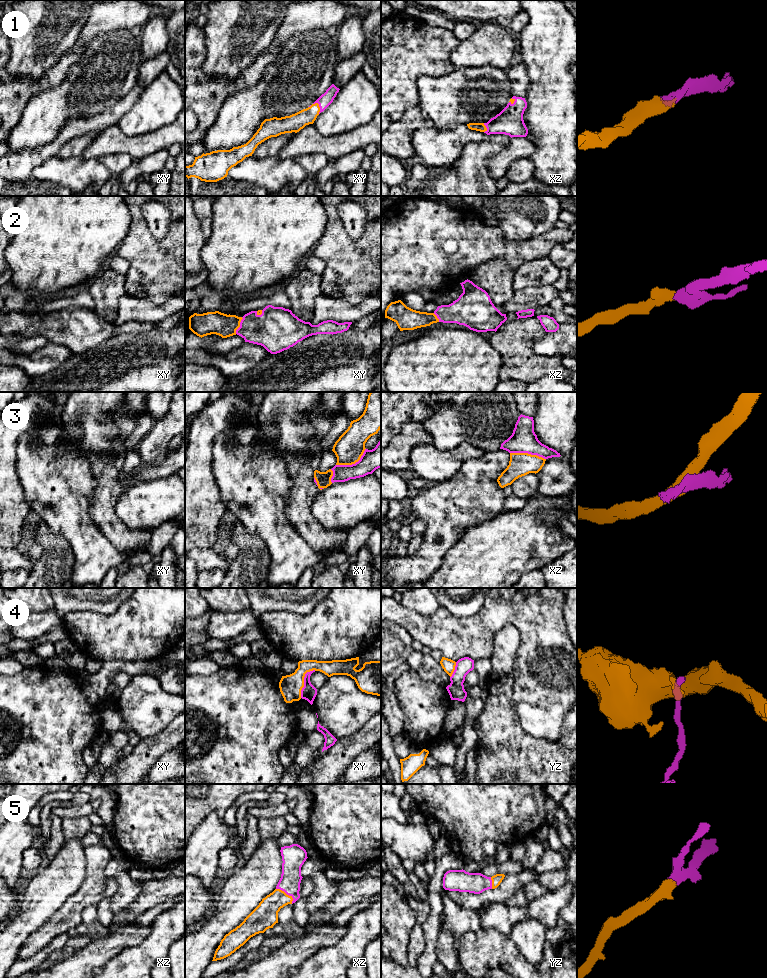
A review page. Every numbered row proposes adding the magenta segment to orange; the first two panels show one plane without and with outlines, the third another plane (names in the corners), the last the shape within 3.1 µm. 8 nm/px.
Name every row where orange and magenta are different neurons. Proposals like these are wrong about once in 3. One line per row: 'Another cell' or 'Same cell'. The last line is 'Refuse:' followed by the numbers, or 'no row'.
1: Same cell
2: Same cell
3: Another cell
4: Another cell
5: Same cell
Refuse: 3, 4

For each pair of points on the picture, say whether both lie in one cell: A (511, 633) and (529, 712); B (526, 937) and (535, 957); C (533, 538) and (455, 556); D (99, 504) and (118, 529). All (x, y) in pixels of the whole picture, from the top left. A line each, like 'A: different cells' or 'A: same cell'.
A: different cells
B: same cell
C: same cell
D: same cell

